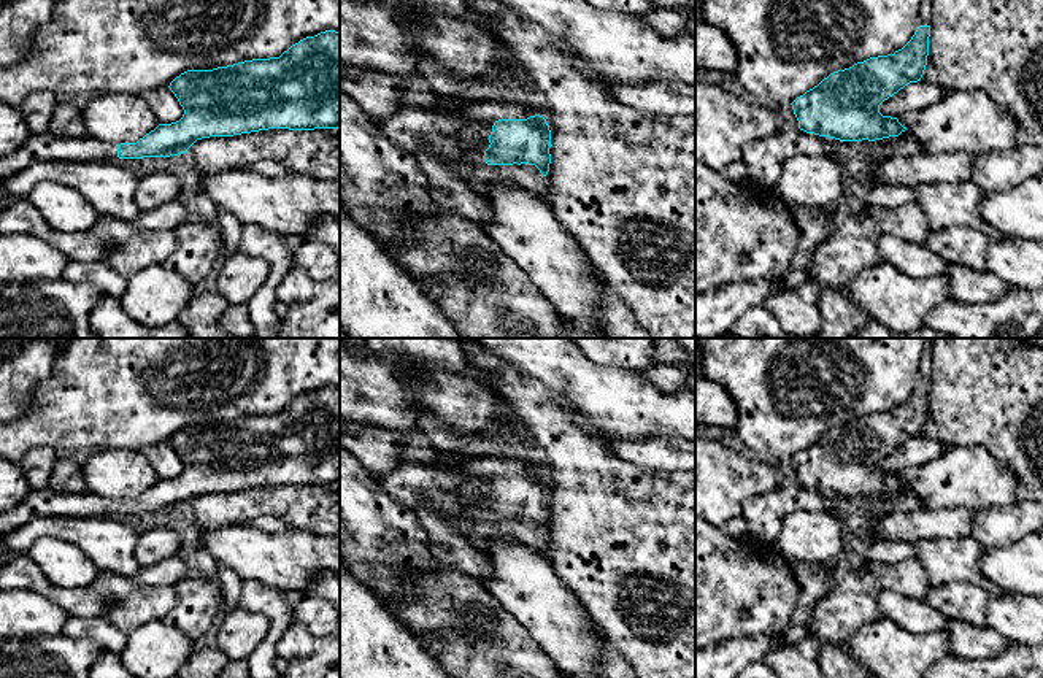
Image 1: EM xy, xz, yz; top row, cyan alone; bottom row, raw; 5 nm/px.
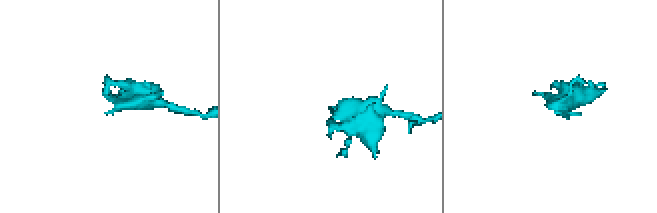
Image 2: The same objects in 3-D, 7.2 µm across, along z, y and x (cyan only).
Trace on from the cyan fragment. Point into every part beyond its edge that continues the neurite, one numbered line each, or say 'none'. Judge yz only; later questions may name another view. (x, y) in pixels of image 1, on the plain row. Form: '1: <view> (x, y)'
none

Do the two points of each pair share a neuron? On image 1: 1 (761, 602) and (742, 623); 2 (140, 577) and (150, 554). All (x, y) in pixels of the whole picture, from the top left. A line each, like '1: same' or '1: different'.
1: same
2: different

